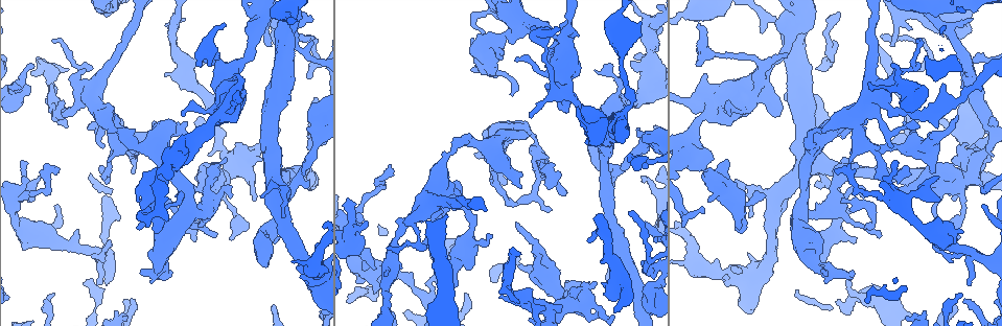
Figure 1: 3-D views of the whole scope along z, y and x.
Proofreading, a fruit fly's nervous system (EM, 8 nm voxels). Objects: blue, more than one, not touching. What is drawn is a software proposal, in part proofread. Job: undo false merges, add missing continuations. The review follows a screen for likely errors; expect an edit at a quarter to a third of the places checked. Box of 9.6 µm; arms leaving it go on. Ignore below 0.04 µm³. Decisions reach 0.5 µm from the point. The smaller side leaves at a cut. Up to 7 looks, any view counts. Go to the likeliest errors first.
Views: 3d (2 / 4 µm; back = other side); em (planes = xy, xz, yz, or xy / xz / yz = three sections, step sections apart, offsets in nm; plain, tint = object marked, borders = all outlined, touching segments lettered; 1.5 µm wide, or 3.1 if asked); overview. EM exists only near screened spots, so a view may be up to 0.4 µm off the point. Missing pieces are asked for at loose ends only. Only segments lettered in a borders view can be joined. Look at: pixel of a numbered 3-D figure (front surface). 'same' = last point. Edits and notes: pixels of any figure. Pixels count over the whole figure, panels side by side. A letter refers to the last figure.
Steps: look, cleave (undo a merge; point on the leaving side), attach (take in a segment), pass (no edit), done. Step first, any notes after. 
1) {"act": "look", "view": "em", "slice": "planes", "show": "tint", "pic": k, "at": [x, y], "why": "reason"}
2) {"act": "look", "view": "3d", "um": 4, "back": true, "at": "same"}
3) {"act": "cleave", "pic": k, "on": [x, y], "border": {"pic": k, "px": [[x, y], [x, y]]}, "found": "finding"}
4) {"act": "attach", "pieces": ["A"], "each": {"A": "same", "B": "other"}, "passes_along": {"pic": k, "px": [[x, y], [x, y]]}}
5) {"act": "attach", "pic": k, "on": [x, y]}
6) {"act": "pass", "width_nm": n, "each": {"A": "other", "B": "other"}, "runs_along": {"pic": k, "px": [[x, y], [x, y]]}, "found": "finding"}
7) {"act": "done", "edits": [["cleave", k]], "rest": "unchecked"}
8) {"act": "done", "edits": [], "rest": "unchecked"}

{"act": "look", "view": "em", "slice": "xy", "step": 8, "show": "tint", "pic": 1, "at": [798, 214], "why": "arms part here"}

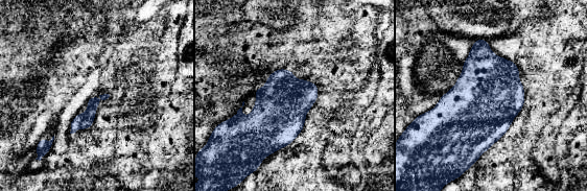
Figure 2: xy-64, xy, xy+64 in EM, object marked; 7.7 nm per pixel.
{"act": "look", "view": "em", "slice": "planes", "show": "borders", "at": "same"}

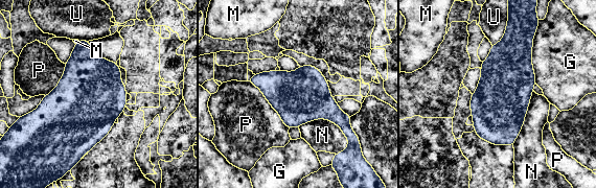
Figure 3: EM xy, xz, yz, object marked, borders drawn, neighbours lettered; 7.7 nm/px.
{"act": "pass", "each": {"G": "other", "M": "other", "N": "other", "P": "other", "U": "other"}, "border": {"pic": 3, "px": [[247, 81], [261, 92], [289, 128]]}, "found": "all the same neuron"}

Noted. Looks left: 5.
{"act": "look", "view": "em", "slice": "planes", "show": "tint", "pic": 1, "at": [763, 267], "why": "sudden change in width"}

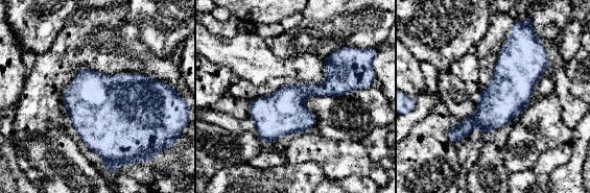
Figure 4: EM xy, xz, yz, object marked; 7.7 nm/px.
{"act": "look", "view": "em", "slice": "planes", "show": "borders", "at": "same"}

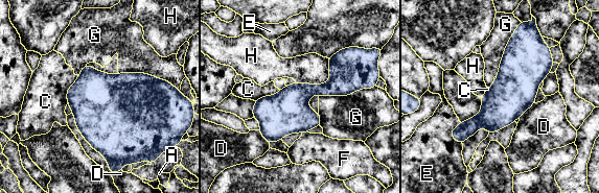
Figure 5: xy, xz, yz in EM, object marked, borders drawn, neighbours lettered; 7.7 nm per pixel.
{"act": "pass", "each": {"A": "other", "C": "other", "D": "other", "E": "other", "F": "other", "G": "other", "H": "other"}, "found": "one neuron here"}

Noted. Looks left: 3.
{"act": "look", "view": "3d", "um": 4, "pic": 1, "at": [457, 146], "why": "thick turns thin"}

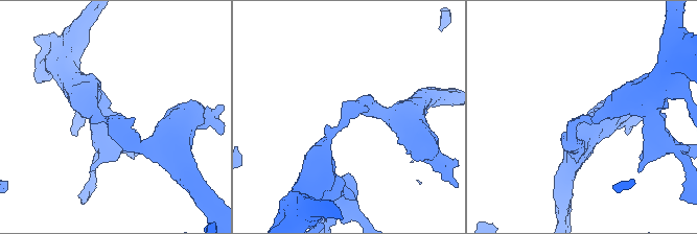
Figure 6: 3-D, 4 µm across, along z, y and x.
{"act": "look", "view": "em", "slice": "planes", "show": "borders", "pic": 6, "at": [113, 119], "arm_widths_nm": [240, 300], "why": "need the tissue"}

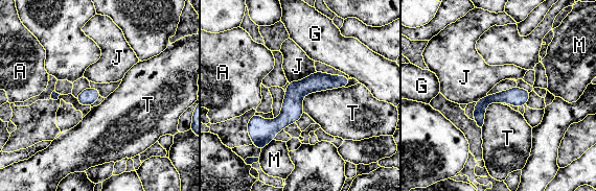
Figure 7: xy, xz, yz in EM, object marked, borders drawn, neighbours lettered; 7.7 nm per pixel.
{"act": "pass", "width_nm": 90, "each": {"A": "other", "G": "other", "J": "other", "M": "other", "T": "other"}, "runs_along": {"pic": 7, "px": [[347, 79], [308, 85], [260, 144]]}, "found": "all the same neuron"}

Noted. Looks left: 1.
{"act": "done", "edits": [], "rest": "unchecked"}

